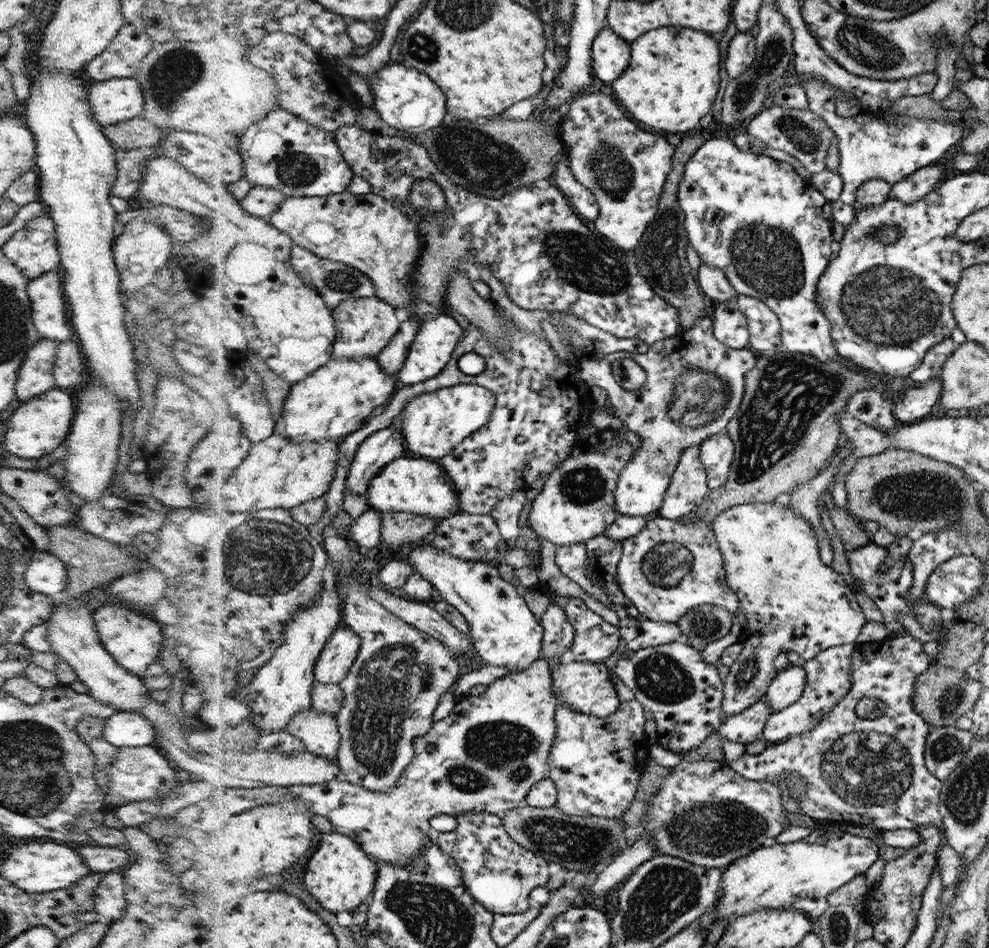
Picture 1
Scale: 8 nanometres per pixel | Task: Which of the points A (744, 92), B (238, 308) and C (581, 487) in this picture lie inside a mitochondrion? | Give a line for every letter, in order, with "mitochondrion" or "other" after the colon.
A: mitochondrion
B: other
C: mitochondrion

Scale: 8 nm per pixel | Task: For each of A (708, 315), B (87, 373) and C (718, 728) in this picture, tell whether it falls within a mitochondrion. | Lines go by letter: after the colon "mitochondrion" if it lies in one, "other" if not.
A: other
B: other
C: other

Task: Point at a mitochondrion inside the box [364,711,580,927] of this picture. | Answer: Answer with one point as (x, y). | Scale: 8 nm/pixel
(497, 751)

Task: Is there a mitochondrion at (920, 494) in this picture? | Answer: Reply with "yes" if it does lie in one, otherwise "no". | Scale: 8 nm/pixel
yes

